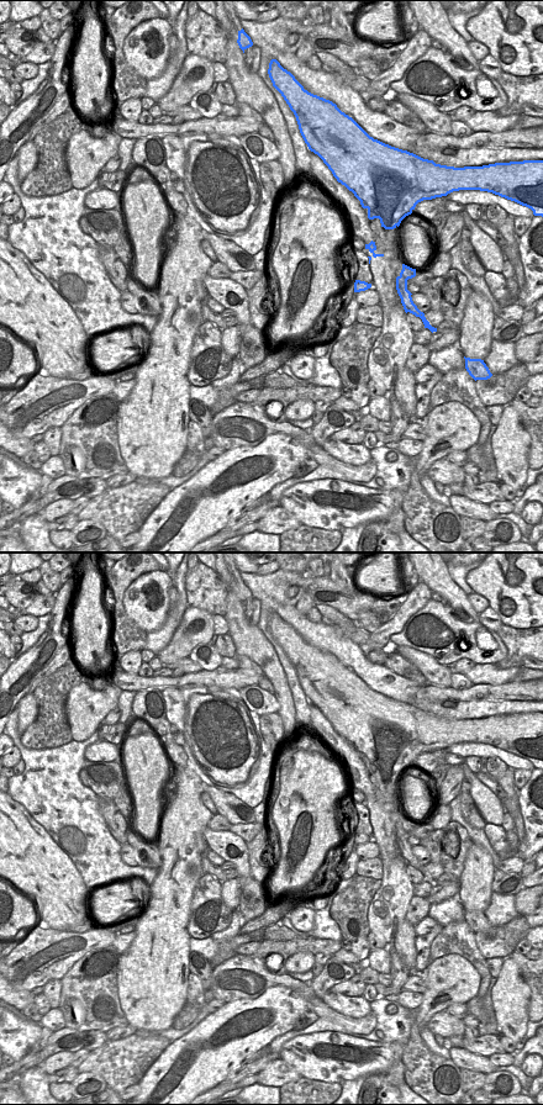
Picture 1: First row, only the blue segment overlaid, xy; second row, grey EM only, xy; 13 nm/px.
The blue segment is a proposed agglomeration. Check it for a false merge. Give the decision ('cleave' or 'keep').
cleave

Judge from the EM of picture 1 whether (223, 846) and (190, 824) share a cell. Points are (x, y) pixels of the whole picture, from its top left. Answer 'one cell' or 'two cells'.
two cells

